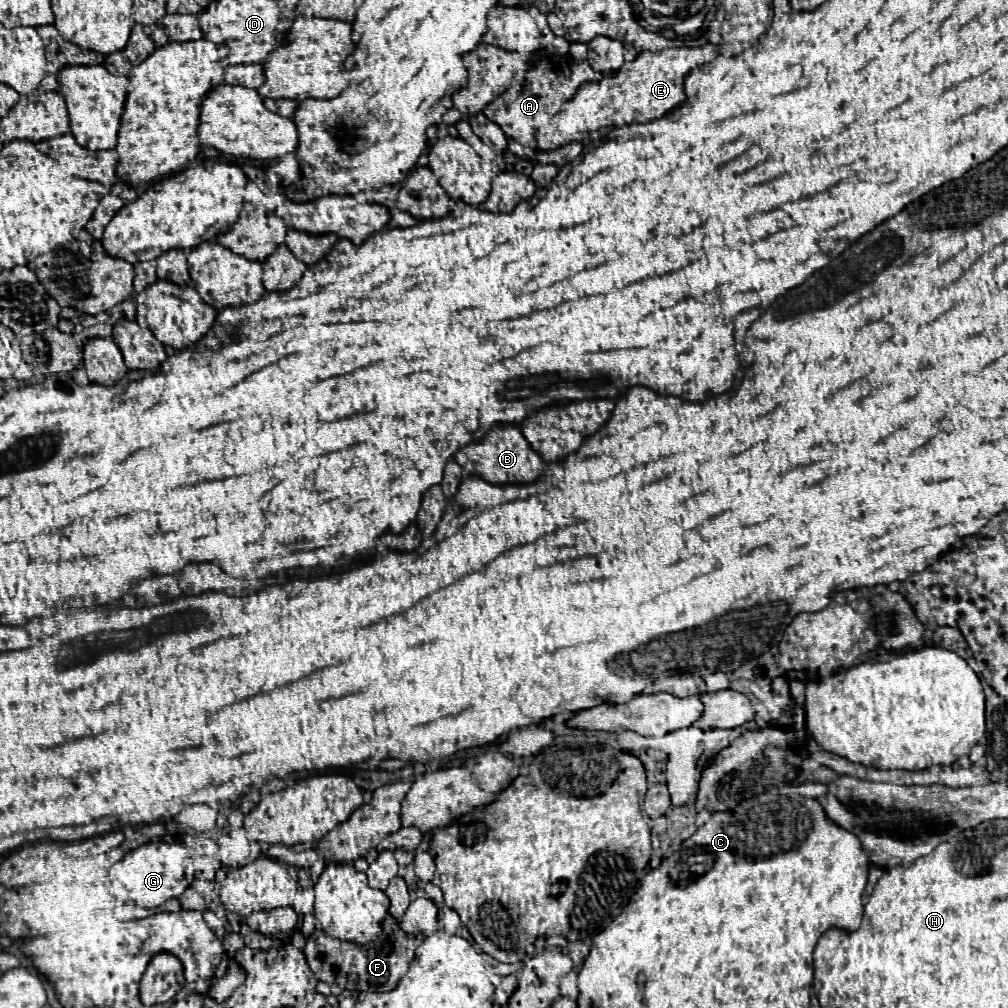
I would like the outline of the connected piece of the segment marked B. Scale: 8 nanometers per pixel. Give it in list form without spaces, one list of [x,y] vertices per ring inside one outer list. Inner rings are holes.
[[[503,426],[497,430],[491,430],[487,438],[479,444],[467,446],[457,454],[457,464],[461,466],[465,476],[479,476],[481,480],[495,484],[495,486],[507,486],[517,482],[535,482],[539,476],[539,470],[543,466],[541,456],[531,448],[529,440],[517,426]]]

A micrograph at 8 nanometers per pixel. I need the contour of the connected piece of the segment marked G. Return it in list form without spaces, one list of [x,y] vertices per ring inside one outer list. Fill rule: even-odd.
[[[149,842],[135,850],[129,850],[123,860],[111,866],[109,874],[111,892],[117,904],[143,910],[153,910],[171,898],[179,898],[197,880],[193,868],[193,852],[179,842]]]

